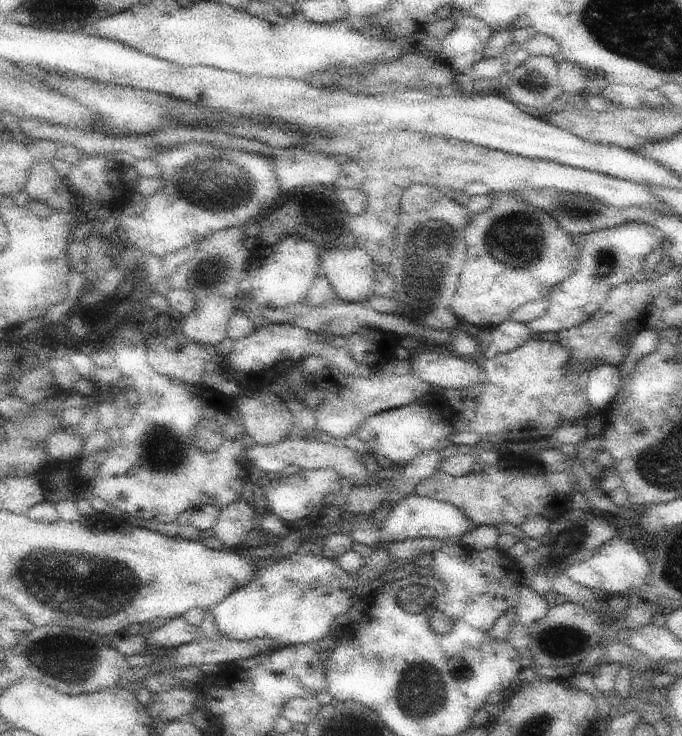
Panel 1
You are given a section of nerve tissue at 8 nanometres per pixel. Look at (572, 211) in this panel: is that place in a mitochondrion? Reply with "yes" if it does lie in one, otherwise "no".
yes

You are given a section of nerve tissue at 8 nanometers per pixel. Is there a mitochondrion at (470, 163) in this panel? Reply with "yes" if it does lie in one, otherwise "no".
no

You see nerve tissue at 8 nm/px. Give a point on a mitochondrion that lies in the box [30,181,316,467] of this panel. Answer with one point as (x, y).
(207, 272)

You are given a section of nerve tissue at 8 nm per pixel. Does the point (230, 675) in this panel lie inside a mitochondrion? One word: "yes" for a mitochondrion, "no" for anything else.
no

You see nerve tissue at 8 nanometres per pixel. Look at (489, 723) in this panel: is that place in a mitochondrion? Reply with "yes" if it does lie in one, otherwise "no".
no

